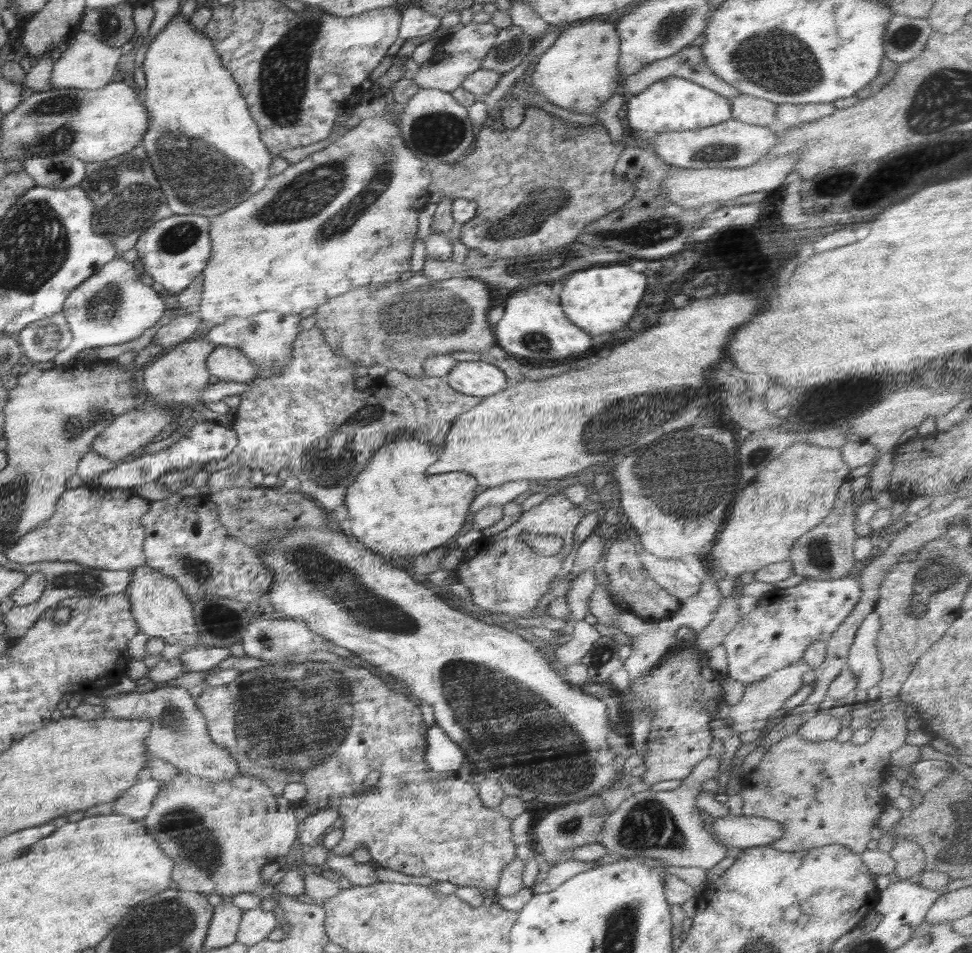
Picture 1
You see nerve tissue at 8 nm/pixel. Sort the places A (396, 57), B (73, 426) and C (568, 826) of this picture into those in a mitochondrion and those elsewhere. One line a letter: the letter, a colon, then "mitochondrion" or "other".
A: other
B: mitochondrion
C: mitochondrion

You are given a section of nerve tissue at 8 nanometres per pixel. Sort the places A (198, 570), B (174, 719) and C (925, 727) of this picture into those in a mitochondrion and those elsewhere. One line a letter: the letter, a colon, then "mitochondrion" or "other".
A: mitochondrion
B: mitochondrion
C: other

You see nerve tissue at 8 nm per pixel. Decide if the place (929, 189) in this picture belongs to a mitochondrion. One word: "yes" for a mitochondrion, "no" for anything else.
no

